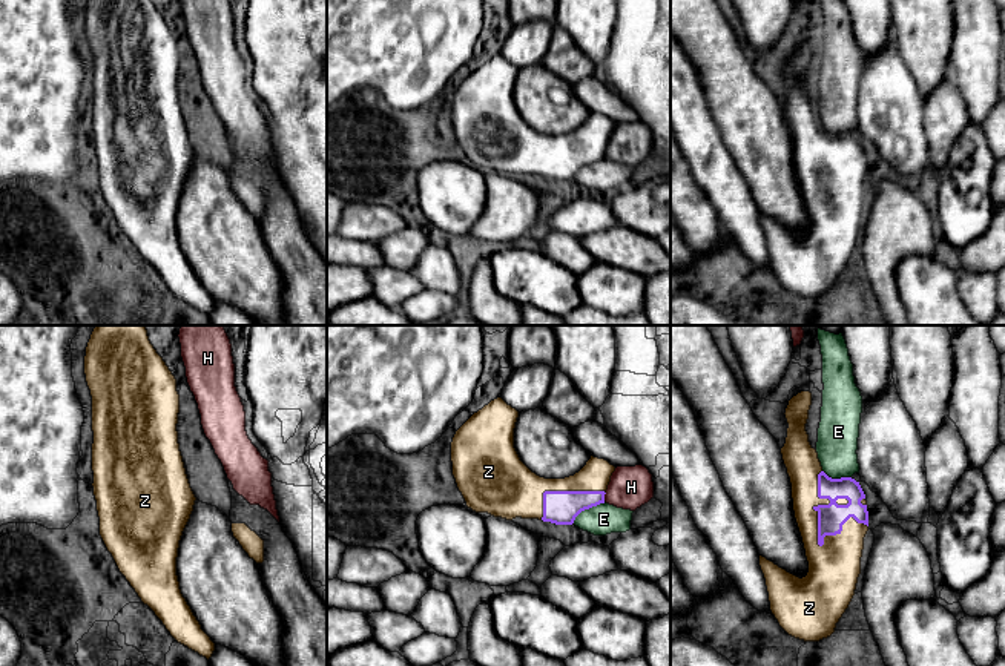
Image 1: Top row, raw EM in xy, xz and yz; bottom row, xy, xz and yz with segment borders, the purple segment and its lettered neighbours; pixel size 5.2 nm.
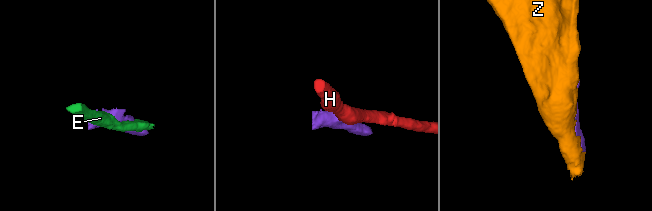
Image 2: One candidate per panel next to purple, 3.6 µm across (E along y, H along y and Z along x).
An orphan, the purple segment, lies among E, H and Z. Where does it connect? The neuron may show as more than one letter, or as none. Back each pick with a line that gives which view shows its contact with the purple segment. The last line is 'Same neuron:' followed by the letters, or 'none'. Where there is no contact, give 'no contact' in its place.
Z: meets purple in yz
Same neuron: Z

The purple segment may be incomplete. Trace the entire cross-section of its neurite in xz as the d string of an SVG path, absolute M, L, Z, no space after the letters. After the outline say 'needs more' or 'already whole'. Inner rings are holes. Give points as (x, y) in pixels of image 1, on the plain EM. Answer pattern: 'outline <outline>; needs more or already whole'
outline M502 54L474 69L454 91L451 98L453 132L466 163L476 169L512 176L539 175L555 181L572 181L575 173L605 160L605 150L615 123L591 112L586 121L565 135L545 135L532 129L514 104L514 84L519 68Z; needs more

